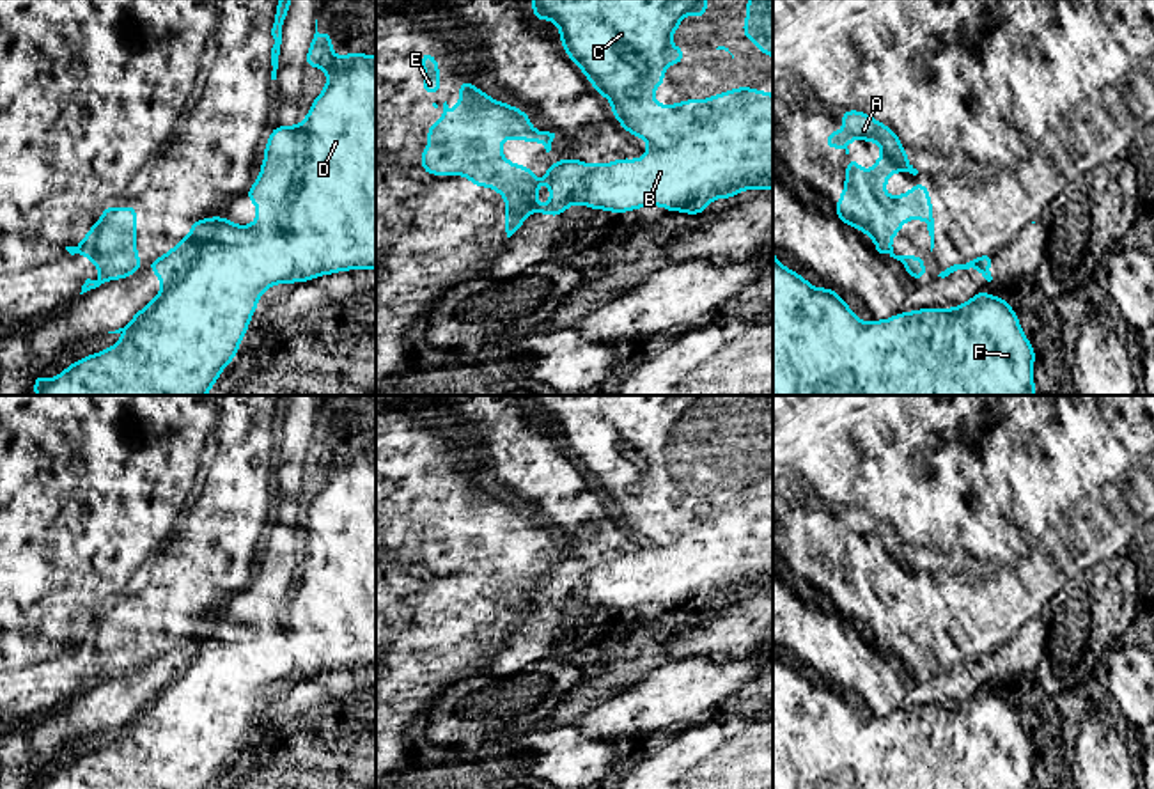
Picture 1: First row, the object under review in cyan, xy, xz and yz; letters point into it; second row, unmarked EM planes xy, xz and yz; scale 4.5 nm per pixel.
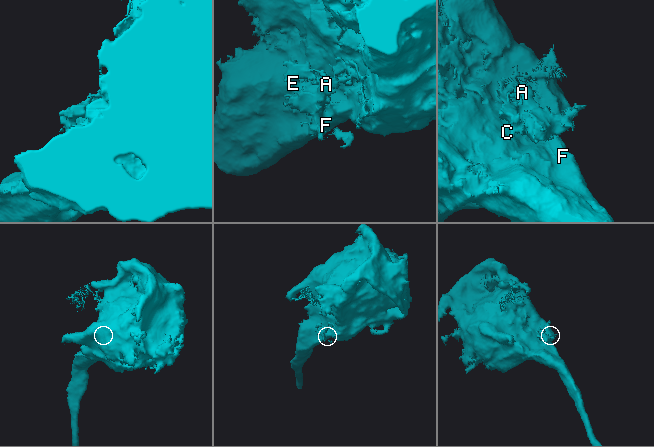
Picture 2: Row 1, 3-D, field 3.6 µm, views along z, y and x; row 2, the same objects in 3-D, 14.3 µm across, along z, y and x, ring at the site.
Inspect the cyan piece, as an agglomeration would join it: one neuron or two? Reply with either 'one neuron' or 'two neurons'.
one neuron

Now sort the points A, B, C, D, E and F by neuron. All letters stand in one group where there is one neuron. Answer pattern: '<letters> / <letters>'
A B C D E F

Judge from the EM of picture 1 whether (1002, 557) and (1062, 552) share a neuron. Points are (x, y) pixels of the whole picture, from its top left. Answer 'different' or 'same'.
same

